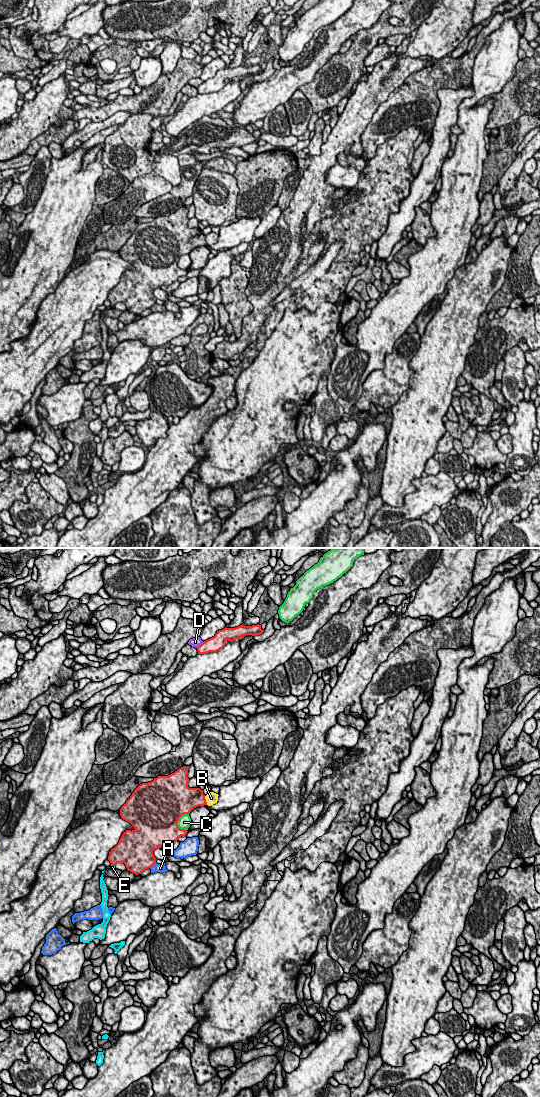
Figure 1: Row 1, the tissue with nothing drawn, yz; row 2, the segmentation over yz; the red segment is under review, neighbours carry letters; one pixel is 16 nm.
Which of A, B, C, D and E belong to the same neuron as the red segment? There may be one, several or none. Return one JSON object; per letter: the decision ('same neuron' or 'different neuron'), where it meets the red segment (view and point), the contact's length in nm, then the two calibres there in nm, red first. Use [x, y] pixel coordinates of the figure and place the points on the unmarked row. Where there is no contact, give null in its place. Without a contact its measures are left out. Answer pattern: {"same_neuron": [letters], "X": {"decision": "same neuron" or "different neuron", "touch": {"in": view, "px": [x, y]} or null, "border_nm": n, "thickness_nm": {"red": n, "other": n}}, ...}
{"same_neuron": ["E"], "A": {"decision": "different neuron", "touch": {"in": "yz", "px": [153, 304]}, "border_nm": 140, "thickness_nm": {"red": 420, "other": 130}}, "B": {"decision": "different neuron", "touch": {"in": "yz", "px": [205, 240]}, "border_nm": 150, "thickness_nm": {"red": 340, "other": 190}}, "C": {"decision": "different neuron", "touch": {"in": "yz", "px": [178, 259]}, "border_nm": 300, "thickness_nm": {"red": 500, "other": 200}}, "D": {"decision": "different neuron", "touch": {"in": "yz", "px": [200, 85]}, "border_nm": 150, "thickness_nm": {"red": 240, "other": 160}}, "E": {"decision": "same neuron", "touch": {"in": "yz", "px": [113, 306]}, "border_nm": 70, "thickness_nm": {"red": 320, "other": 50}}}

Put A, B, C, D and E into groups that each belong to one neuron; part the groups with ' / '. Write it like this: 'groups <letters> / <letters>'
groups A / B / C / D / E

